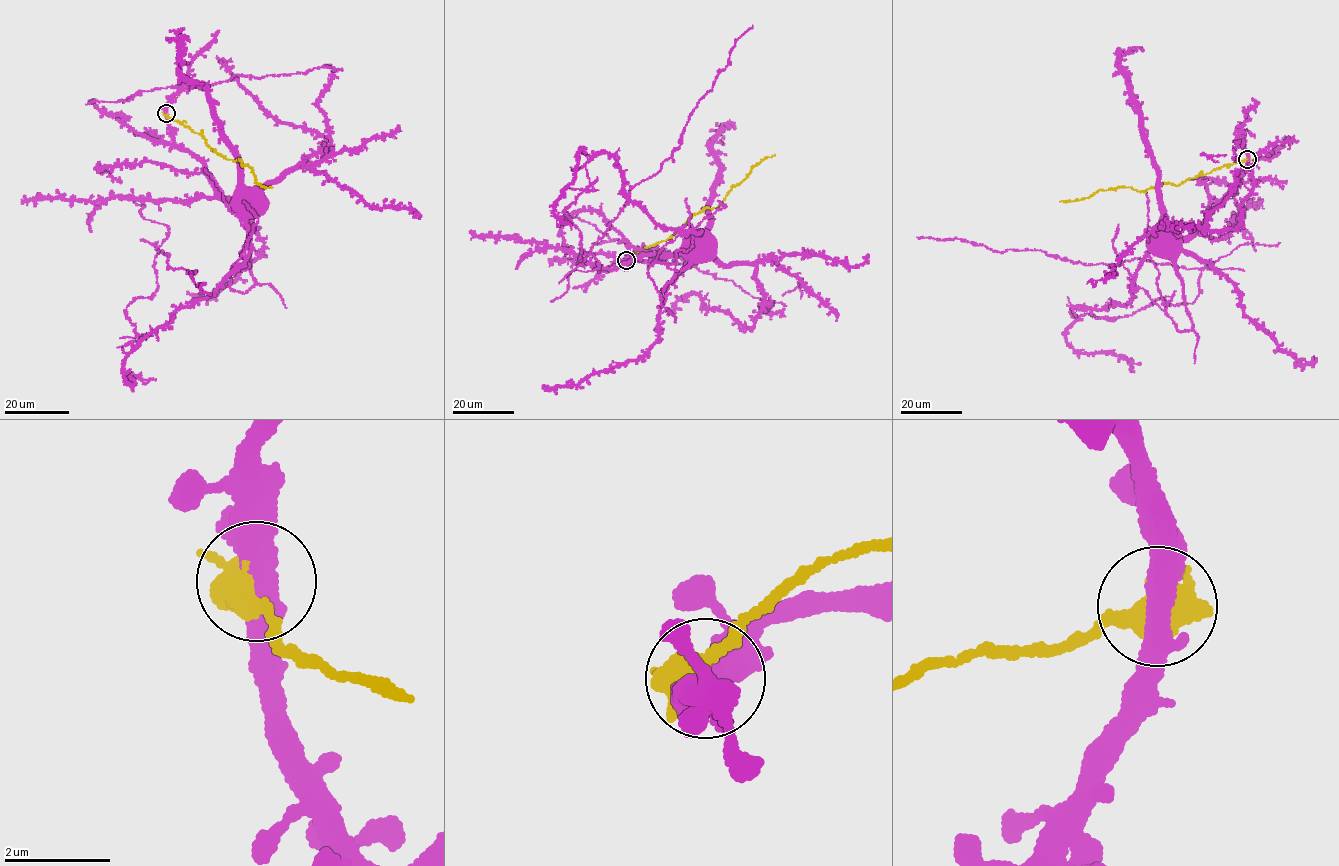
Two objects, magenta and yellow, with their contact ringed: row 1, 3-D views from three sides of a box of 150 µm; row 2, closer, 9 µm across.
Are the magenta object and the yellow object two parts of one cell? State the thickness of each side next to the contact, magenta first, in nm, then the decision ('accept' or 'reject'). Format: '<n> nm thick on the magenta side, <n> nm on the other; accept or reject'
440 nm thick on the magenta side, 500 nm on the other; reject

